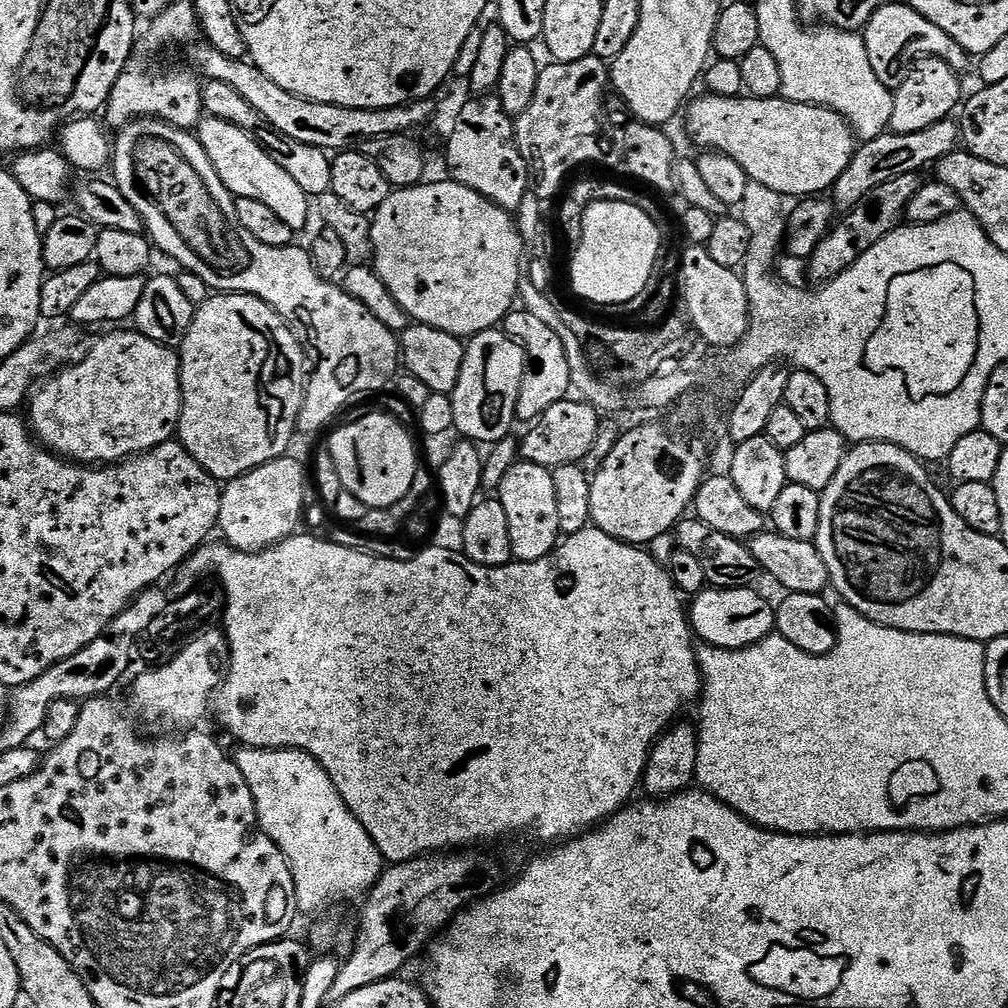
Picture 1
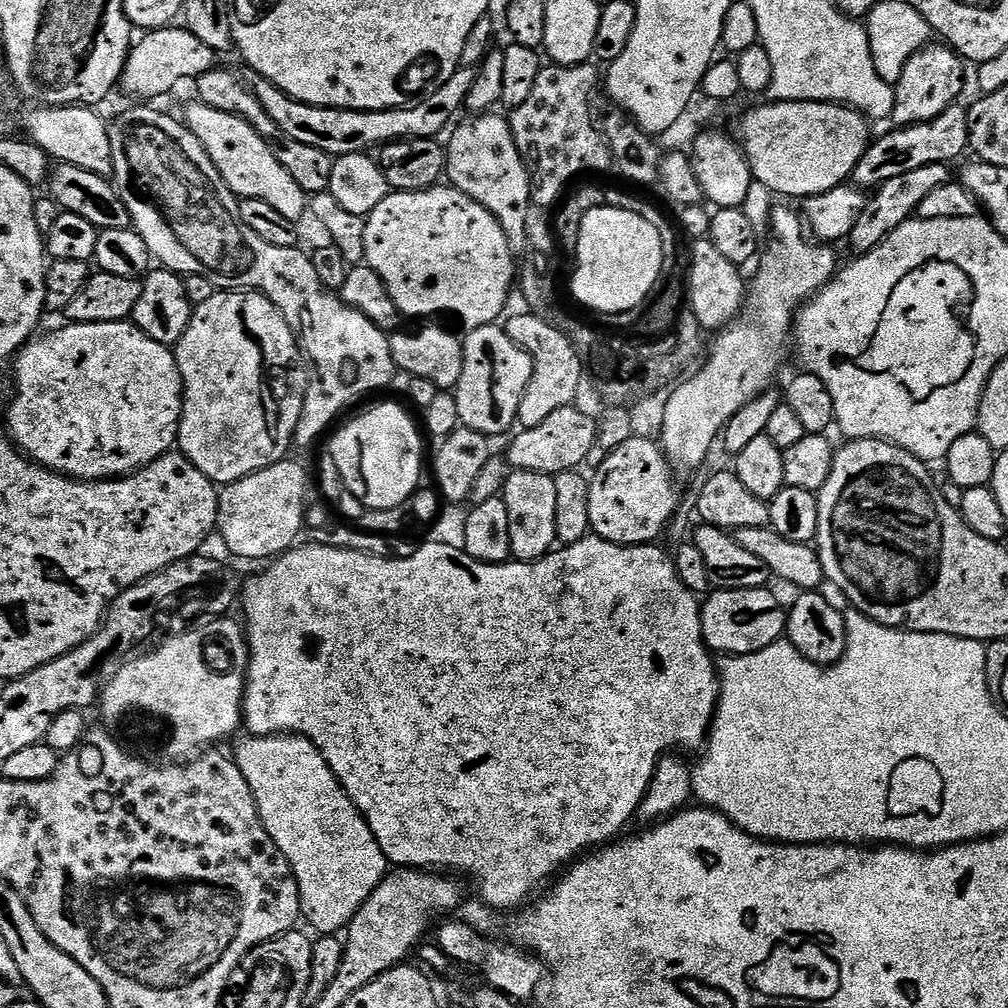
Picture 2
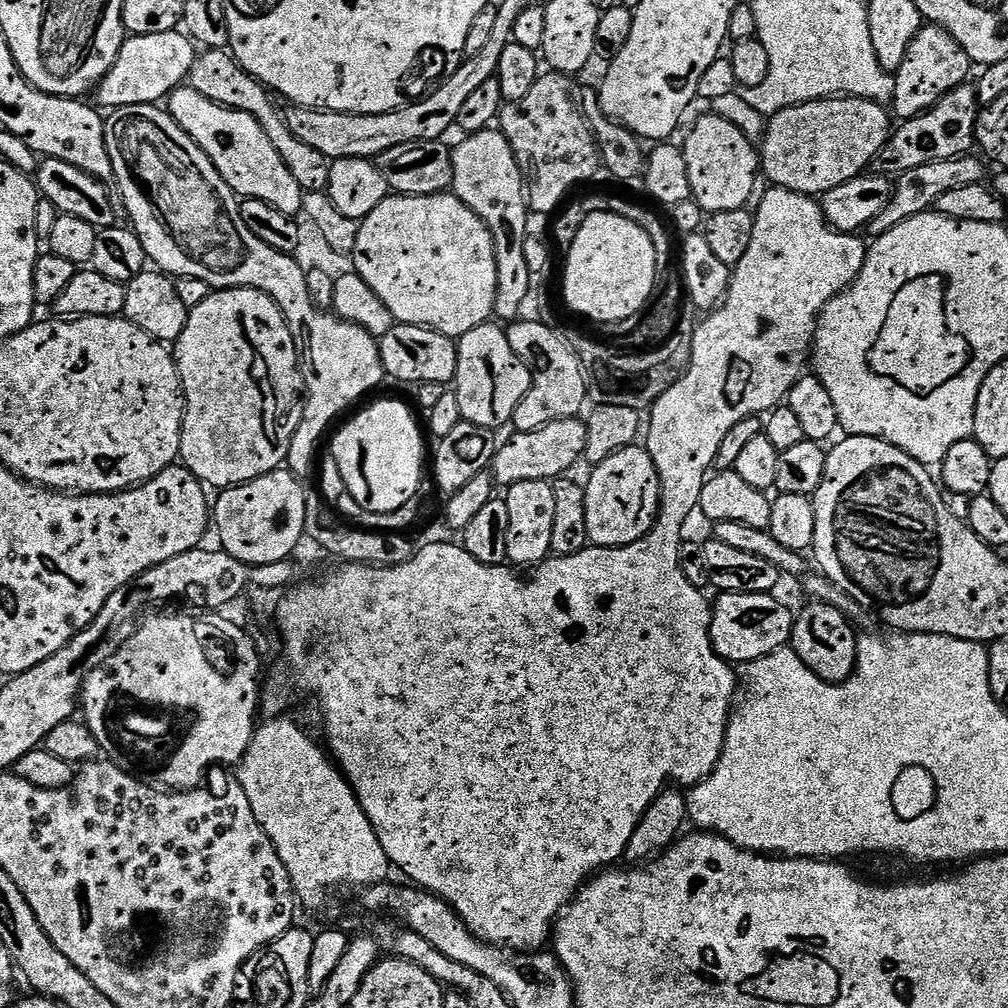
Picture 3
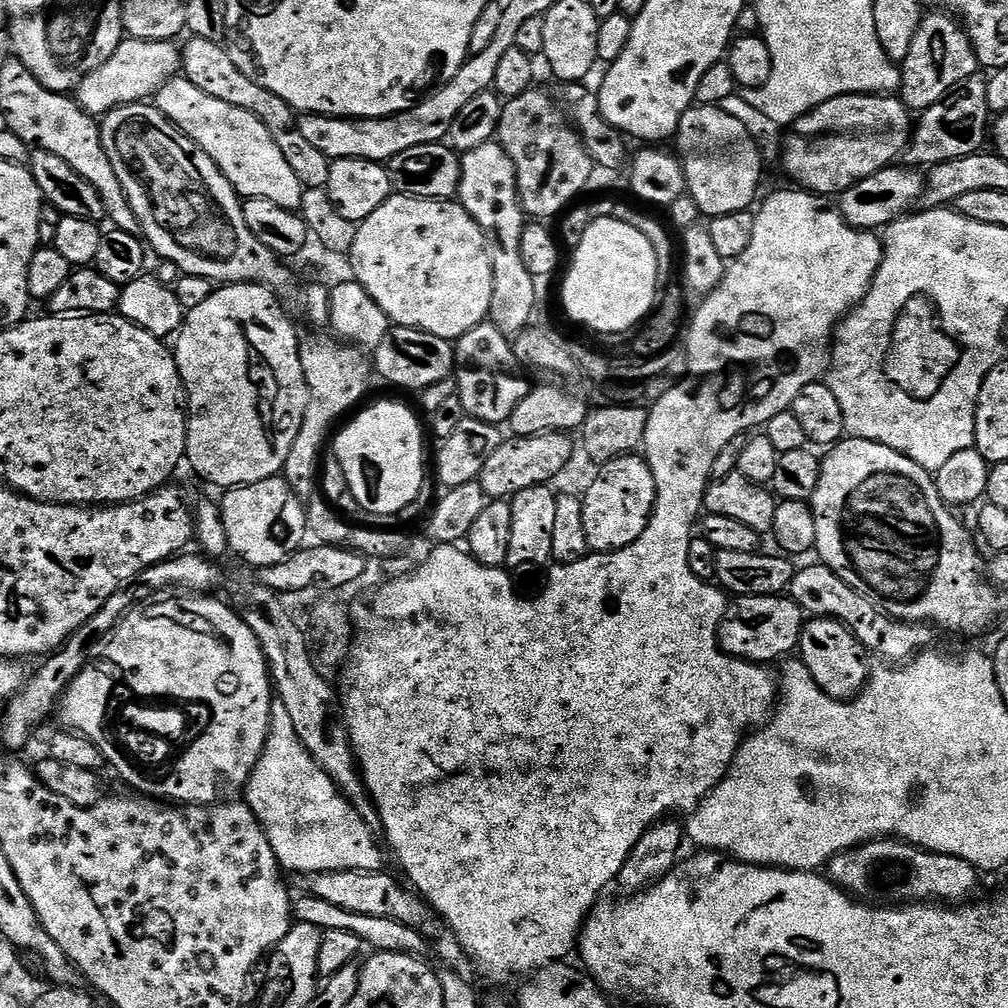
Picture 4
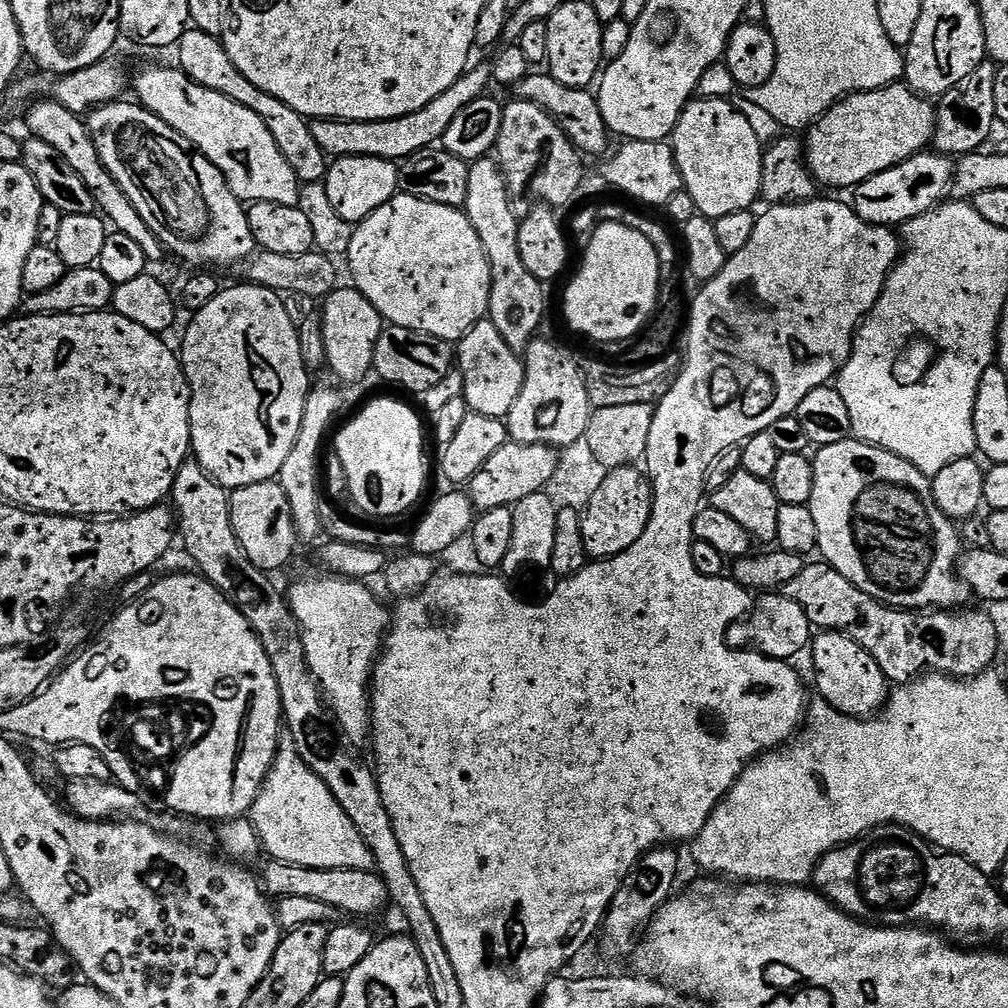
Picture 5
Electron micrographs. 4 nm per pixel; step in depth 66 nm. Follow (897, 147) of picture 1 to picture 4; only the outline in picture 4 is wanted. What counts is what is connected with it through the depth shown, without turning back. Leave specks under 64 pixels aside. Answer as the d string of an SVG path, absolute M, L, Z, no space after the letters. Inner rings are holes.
M977 74L966 78L944 99L919 113L906 149L907 163L912 166L921 166L920 164L931 166L950 162L954 158L966 158L966 154L981 151L990 136L990 113L986 102L987 85L987 75Z

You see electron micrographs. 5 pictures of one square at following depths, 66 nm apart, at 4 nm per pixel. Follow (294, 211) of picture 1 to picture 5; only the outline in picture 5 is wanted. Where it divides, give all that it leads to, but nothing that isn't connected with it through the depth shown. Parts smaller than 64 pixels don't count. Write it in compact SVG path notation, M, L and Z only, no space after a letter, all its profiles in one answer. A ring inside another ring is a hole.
M176 66L148 68L145 72L134 76L134 88L135 84L135 99L144 107L149 108L158 118L162 118L162 122L166 122L166 126L178 130L178 134L187 138L196 147L197 152L203 154L210 162L214 162L214 166L218 166L218 170L226 178L232 193L241 202L261 200L282 206L299 205L302 187L300 179L294 174L290 162L286 162L282 150L278 150L278 142L274 138L274 134L270 134L266 122L262 122L262 118L258 118L258 114L254 114L254 110L246 110L246 106L238 106L238 102L234 102L214 90L206 90L206 86L198 86L198 82L194 82Z

